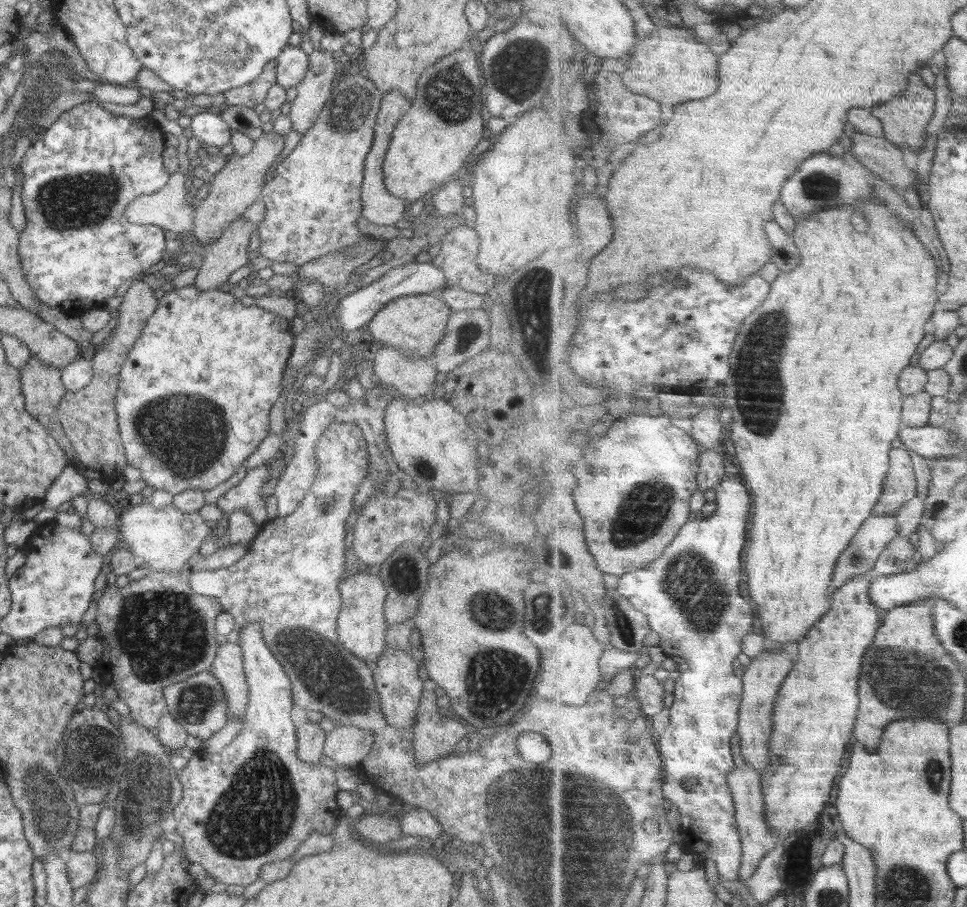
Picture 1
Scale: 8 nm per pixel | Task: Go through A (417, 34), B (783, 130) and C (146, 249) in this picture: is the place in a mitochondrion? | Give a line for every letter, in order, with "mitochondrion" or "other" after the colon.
A: other
B: other
C: other

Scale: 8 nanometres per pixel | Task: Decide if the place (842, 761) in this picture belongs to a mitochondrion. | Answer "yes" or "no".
no

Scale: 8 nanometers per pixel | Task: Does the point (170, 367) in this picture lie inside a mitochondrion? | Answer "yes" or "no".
no

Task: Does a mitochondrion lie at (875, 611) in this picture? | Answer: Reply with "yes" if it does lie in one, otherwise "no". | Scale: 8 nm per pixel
no

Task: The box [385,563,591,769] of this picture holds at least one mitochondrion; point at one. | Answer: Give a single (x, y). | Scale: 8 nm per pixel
(501, 673)

